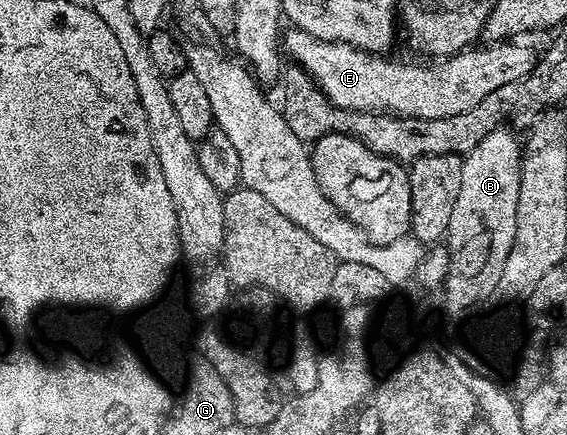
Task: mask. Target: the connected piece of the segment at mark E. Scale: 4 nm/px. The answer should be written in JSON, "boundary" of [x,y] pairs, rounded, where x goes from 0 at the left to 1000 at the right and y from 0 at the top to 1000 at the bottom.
{"boundary":[[[513,67],[496,90],[497,115],[520,133],[515,138],[547,172],[589,246],[702,264],[713,274],[776,274],[820,260],[820,251],[834,251],[834,241],[855,232],[884,195],[924,182],[944,161],[947,126],[922,94],[852,106],[783,133],[776,154],[730,154],[725,145],[688,145],[674,124],[637,117],[614,99],[554,90],[526,67]]]}

